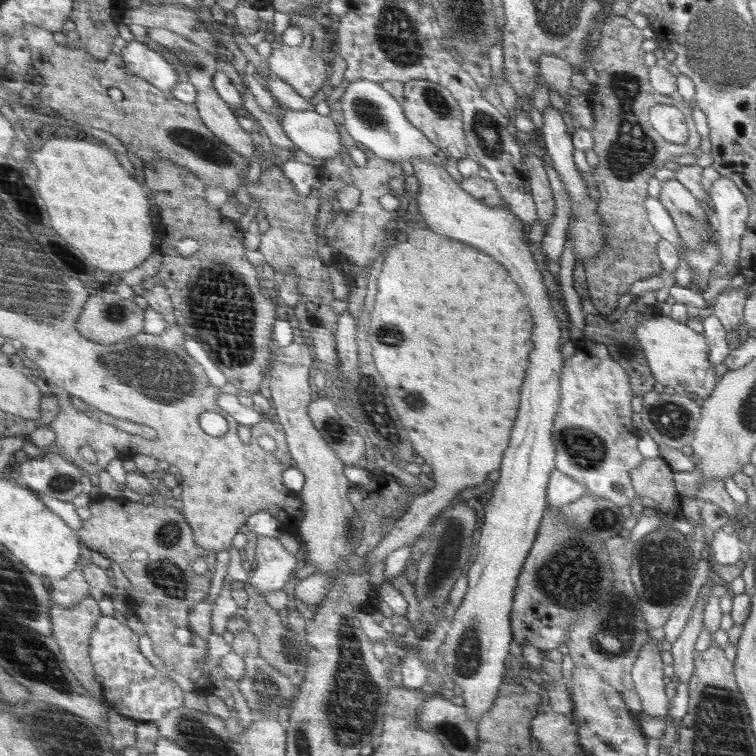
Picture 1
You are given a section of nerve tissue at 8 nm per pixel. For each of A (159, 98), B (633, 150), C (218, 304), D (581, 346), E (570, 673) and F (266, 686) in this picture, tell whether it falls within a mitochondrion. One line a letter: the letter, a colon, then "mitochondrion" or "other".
A: other
B: mitochondrion
C: mitochondrion
D: other
E: other
F: mitochondrion

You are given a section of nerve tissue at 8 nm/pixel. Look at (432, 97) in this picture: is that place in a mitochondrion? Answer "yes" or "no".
yes

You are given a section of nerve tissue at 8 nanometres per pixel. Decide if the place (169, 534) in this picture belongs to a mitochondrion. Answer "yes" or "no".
yes

